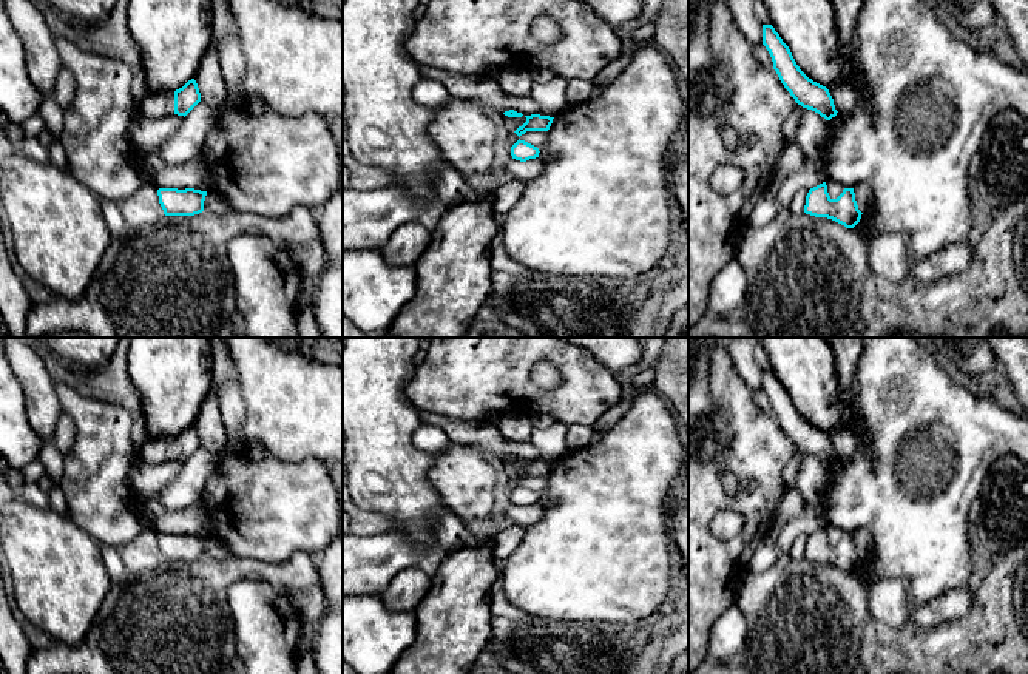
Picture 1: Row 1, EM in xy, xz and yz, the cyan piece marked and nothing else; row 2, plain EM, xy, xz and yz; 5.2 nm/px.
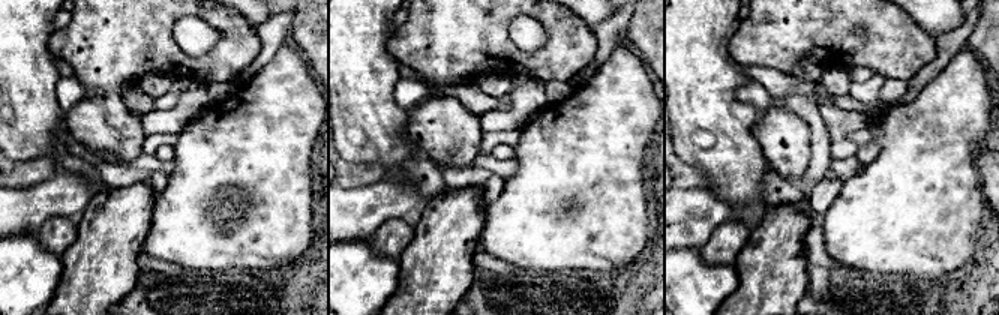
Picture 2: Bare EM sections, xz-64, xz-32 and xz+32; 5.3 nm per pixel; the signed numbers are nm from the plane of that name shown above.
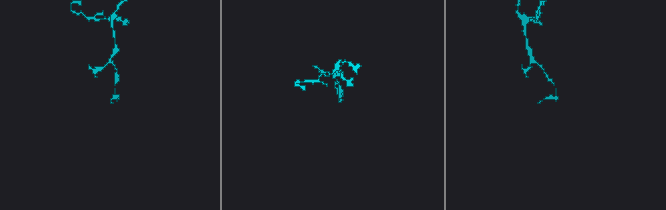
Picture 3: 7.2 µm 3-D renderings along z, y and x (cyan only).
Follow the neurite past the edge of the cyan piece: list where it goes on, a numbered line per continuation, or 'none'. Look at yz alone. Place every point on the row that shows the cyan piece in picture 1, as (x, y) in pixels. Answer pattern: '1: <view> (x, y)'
none

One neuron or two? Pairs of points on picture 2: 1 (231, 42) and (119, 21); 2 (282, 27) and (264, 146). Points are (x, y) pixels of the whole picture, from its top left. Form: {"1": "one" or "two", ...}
{"1": "one", "2": "two"}

